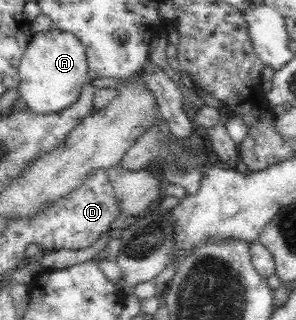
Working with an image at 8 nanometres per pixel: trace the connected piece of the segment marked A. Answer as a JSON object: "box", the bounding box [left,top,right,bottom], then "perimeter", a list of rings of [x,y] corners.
{"box":[18,28,90,115],"perimeter":[[[56,28],[52,31],[33,34],[27,45],[27,50],[20,60],[19,74],[21,79],[18,85],[19,95],[28,106],[28,109],[37,115],[60,113],[60,111],[70,108],[79,99],[83,85],[90,81],[84,46],[82,46],[74,33],[60,31]]]}

